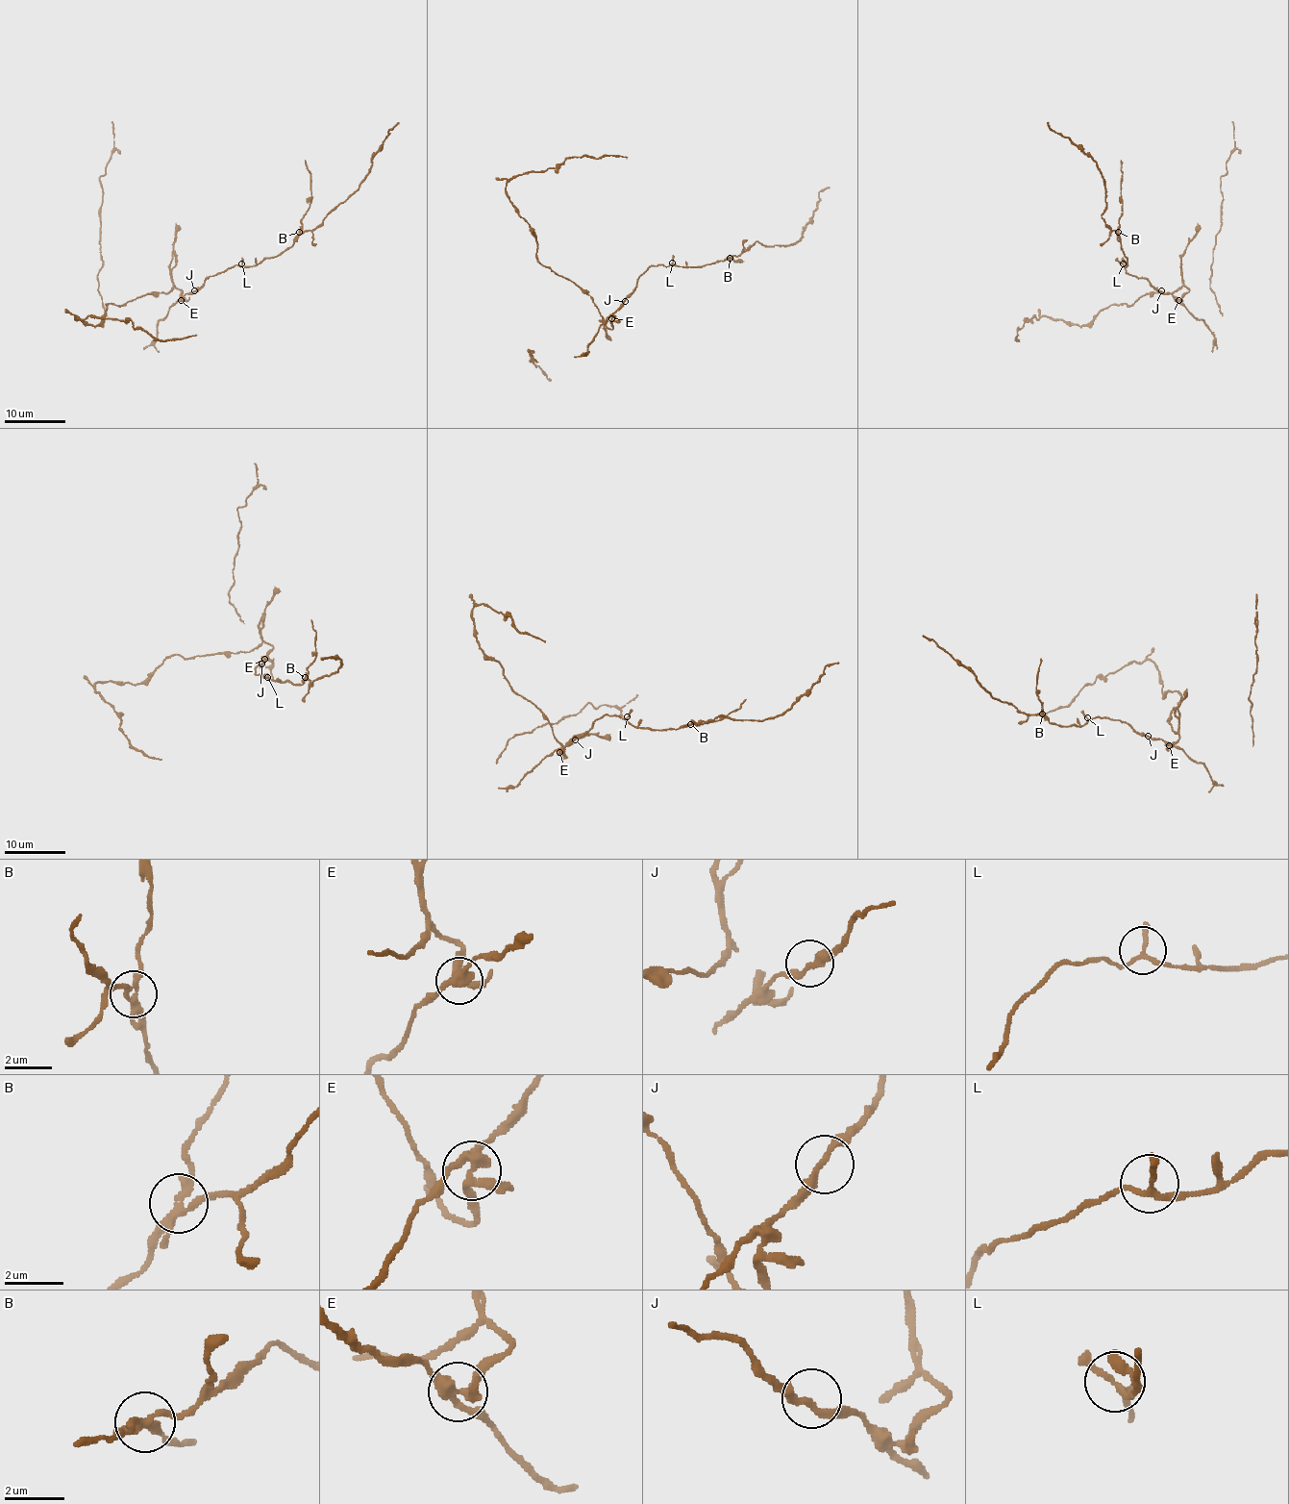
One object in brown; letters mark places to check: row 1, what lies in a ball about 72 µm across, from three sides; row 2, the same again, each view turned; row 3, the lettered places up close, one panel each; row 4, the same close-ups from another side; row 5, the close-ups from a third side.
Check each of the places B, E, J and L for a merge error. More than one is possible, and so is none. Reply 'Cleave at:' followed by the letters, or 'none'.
Cleave at: B, E

